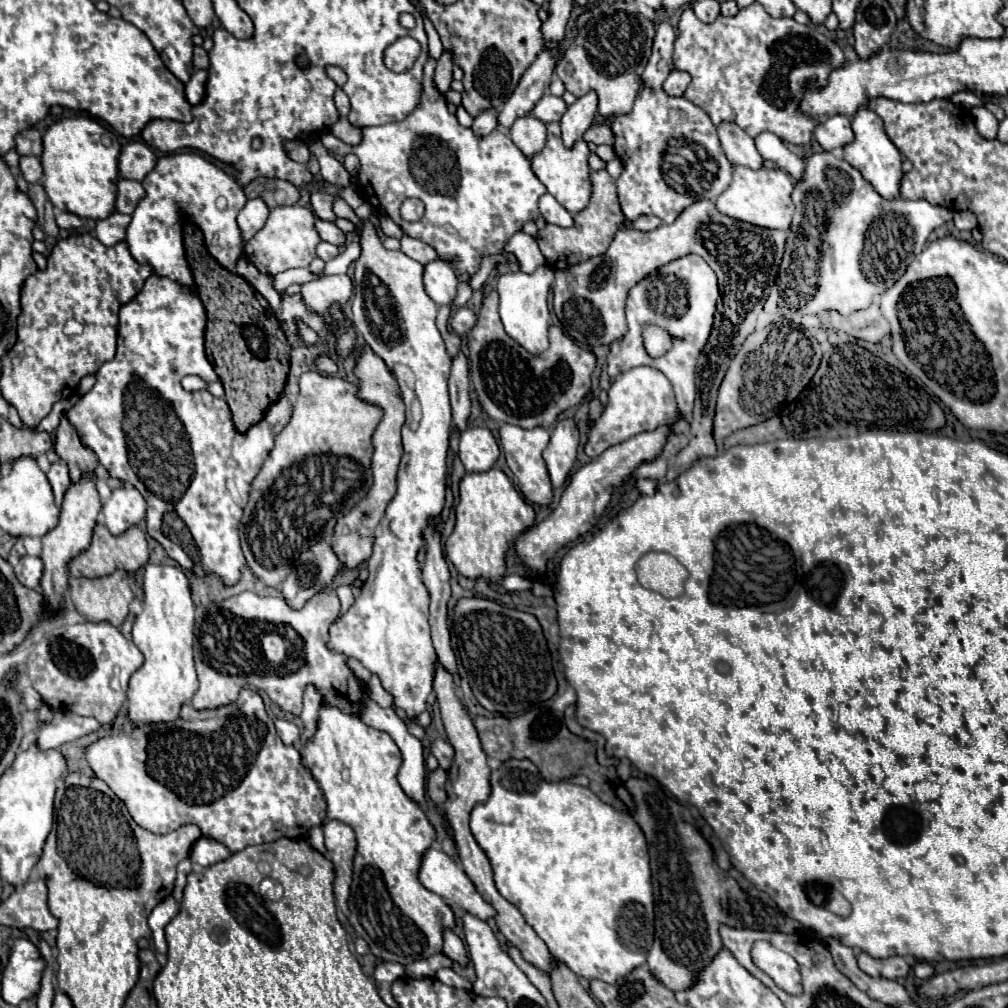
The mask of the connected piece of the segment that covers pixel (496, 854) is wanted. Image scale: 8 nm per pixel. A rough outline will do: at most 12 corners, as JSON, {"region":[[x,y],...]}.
{"region":[[530,760],[470,830],[576,976],[646,962],[644,834]]}

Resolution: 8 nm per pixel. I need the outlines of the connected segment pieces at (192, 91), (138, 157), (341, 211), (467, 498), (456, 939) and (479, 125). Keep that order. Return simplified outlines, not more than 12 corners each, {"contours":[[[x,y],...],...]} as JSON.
{"contours":[[[196,70],[184,84],[190,104],[202,100],[206,78],[204,70]],[[130,142],[118,158],[120,178],[144,180],[156,156],[144,142]],[[344,200],[334,202],[334,212],[340,218],[360,224],[358,216]],[[500,470],[466,474],[446,556],[504,576],[536,512]],[[444,930],[444,950],[450,960],[466,966],[466,948],[460,936]],[[488,108],[474,118],[472,130],[482,136],[496,130],[498,112]]]}

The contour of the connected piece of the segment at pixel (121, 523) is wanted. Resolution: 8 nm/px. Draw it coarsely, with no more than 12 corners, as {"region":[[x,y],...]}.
{"region":[[134,486],[112,490],[102,512],[120,534],[146,516],[146,500]]}

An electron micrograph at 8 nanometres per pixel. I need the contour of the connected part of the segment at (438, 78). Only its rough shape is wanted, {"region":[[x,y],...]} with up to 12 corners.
{"region":[[444,52],[438,60],[434,84],[444,96],[452,82],[452,56]]}

